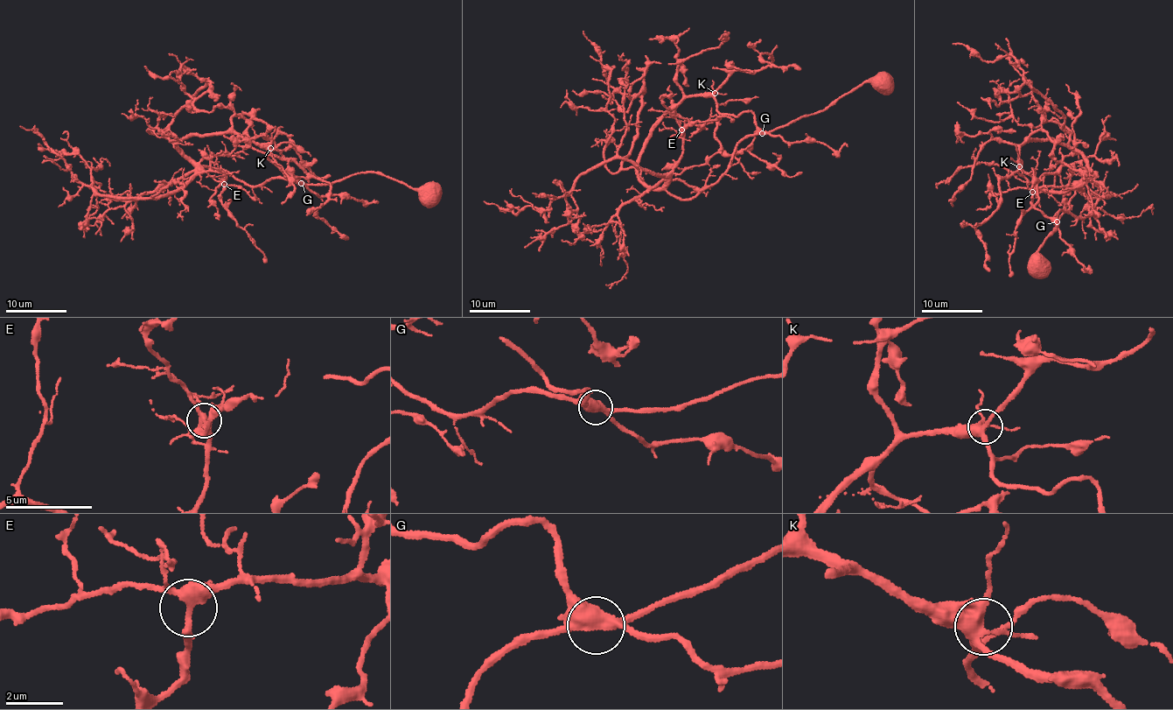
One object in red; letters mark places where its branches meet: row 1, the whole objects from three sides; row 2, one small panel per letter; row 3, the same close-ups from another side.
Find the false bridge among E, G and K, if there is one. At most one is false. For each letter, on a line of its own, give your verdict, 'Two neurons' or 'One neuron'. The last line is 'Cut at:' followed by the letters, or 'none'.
E: One neuron
G: One neuron
K: One neuron
Cut at: none

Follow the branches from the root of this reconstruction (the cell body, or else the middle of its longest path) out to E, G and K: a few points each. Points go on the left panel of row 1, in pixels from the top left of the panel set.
E: (431, 198), (372, 172), (324, 184), (275, 177), (254, 186), (195, 165), (223, 172), (224, 184)
G: (431, 198), (428, 200), (403, 183), (372, 172), (352, 174), (326, 184), (301, 184)
K: (431, 198), (428, 200), (403, 183), (372, 172), (352, 174), (326, 184), (302, 185), (268, 158), (270, 148)

